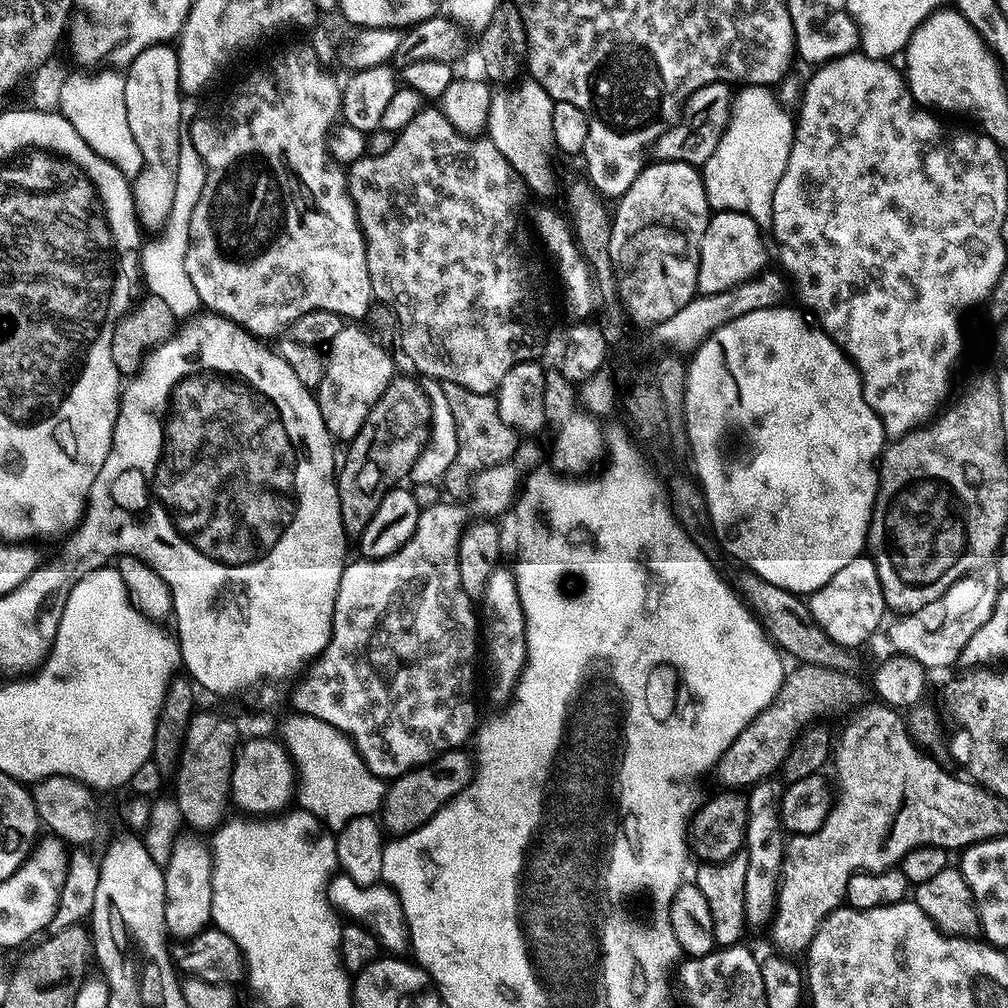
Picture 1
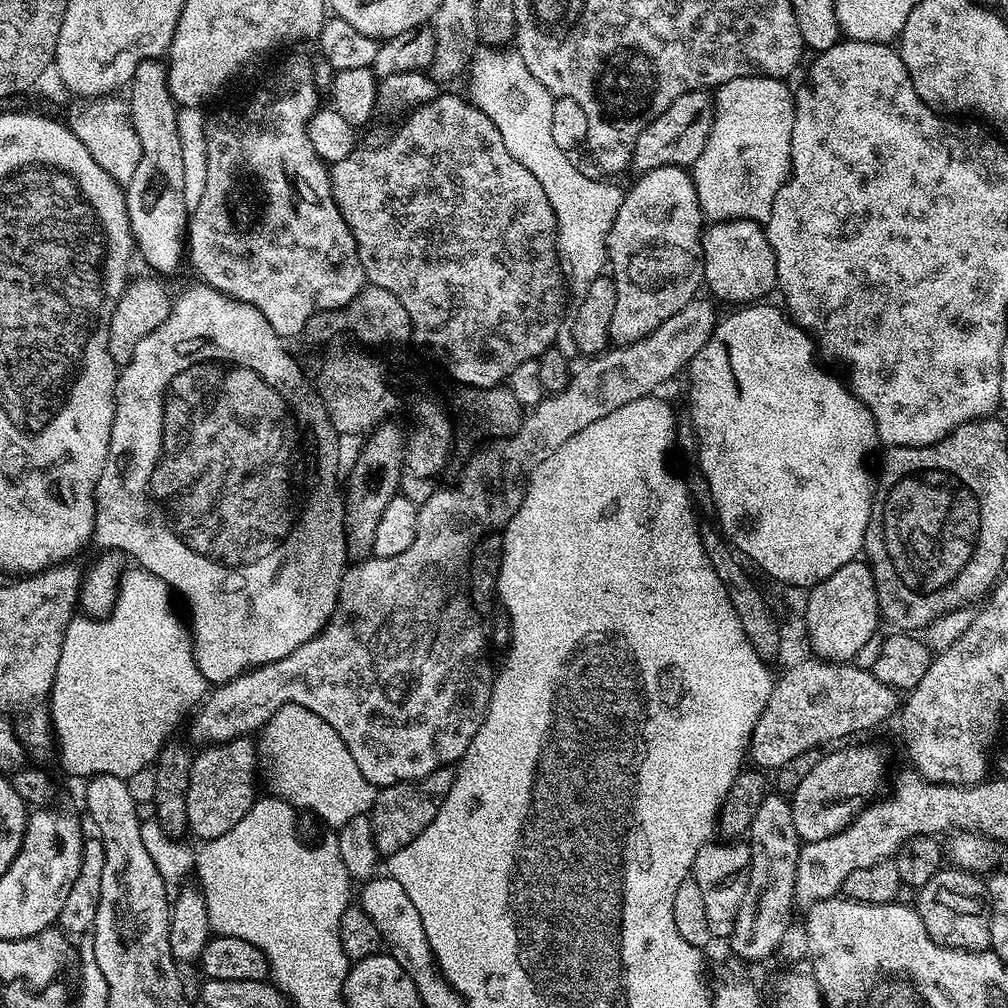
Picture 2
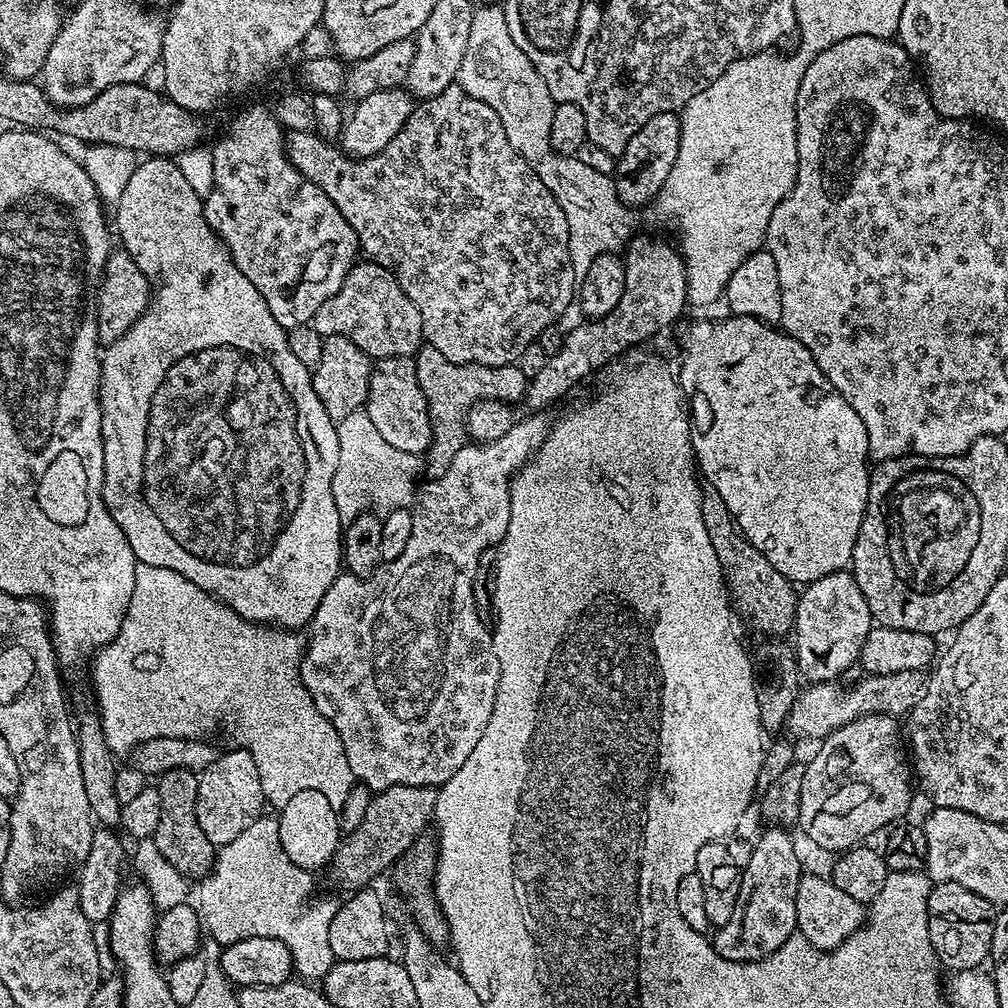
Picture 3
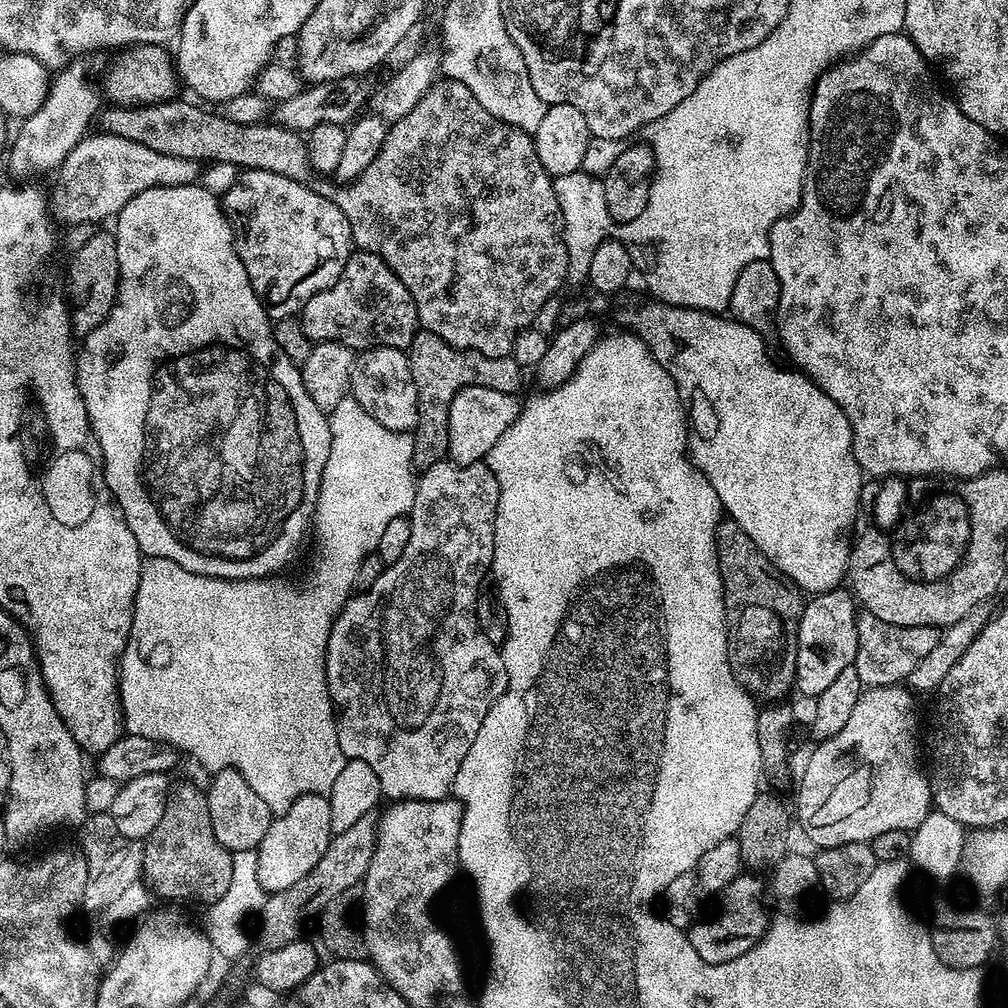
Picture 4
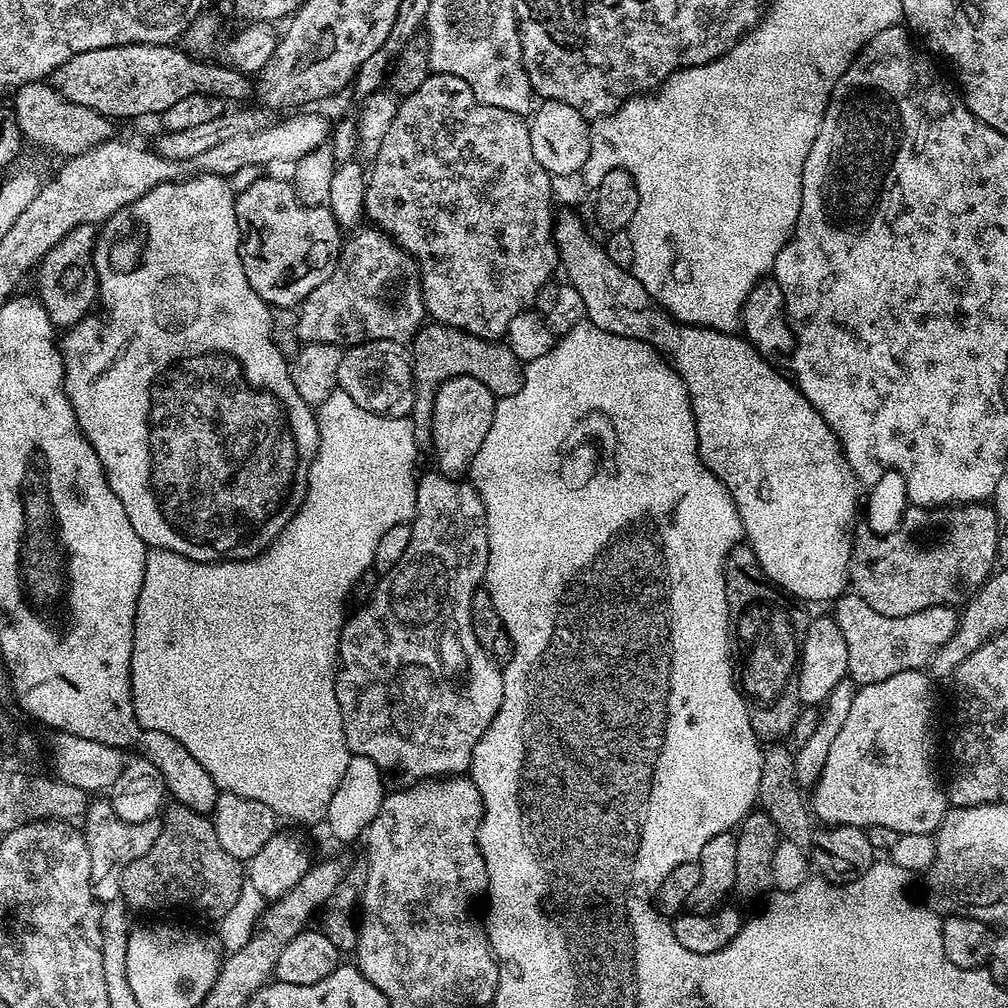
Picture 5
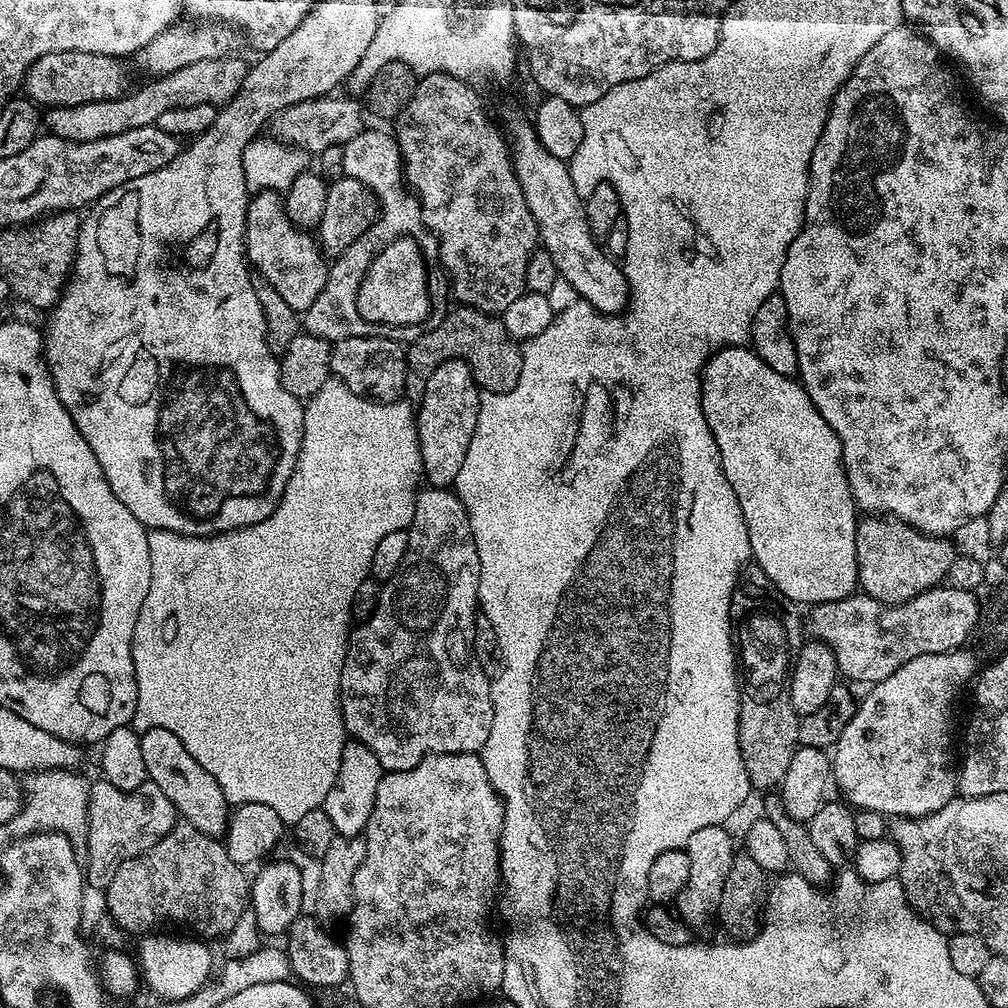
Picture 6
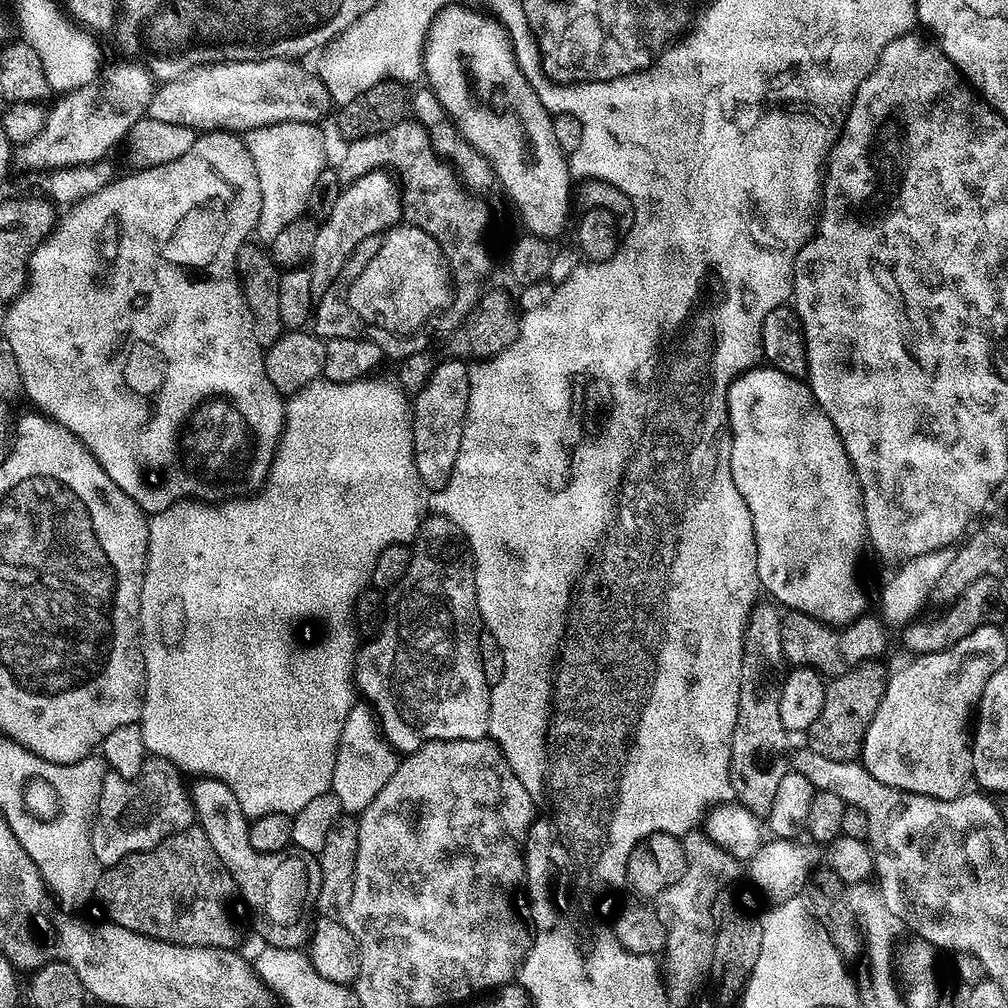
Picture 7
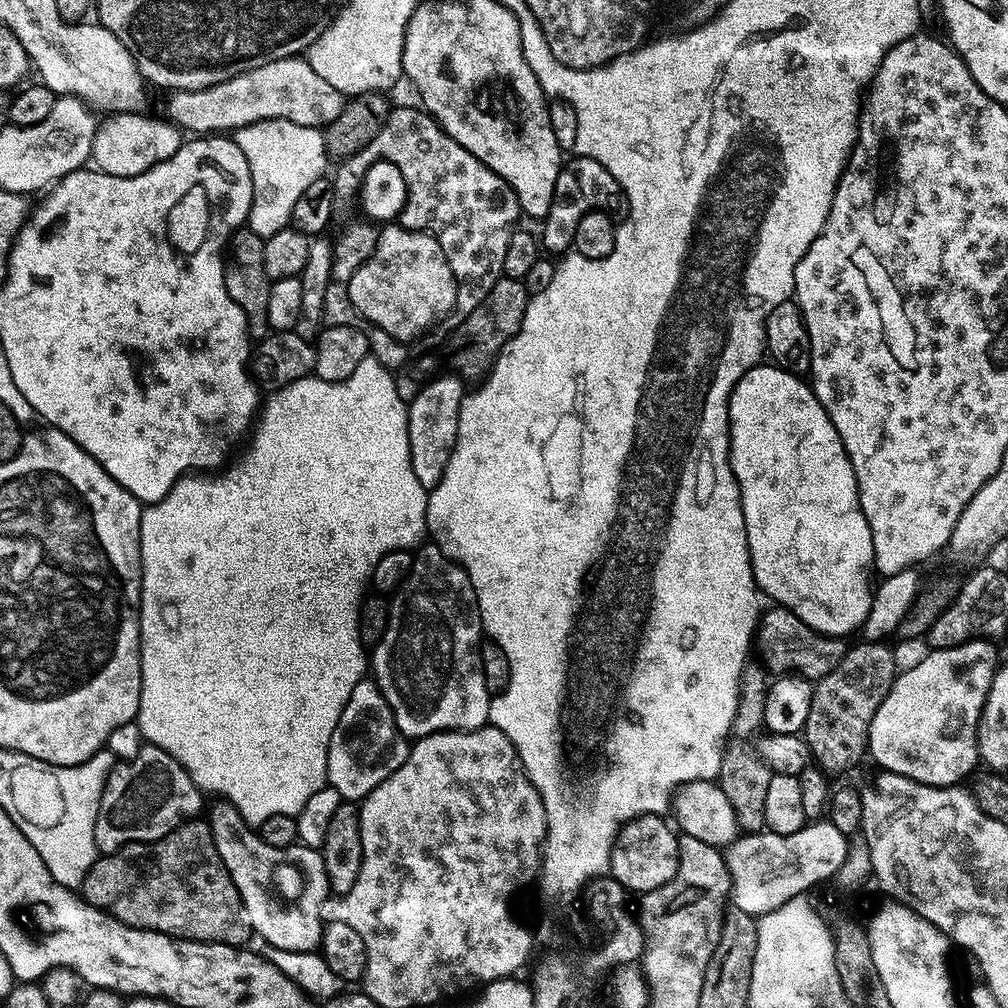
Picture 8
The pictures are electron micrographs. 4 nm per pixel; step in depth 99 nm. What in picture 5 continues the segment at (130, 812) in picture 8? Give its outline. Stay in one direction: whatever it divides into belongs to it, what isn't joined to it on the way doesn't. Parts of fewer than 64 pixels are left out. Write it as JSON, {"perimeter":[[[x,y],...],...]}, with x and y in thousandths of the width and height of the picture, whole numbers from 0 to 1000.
{"perimeter":[[[95,792],[88,797],[87,807],[81,814],[81,824],[85,839],[89,839],[91,888],[96,894],[106,895],[120,888],[125,859],[147,846],[149,839],[153,839],[160,820],[160,814],[155,812],[132,817],[122,814],[112,804],[107,792]]]}

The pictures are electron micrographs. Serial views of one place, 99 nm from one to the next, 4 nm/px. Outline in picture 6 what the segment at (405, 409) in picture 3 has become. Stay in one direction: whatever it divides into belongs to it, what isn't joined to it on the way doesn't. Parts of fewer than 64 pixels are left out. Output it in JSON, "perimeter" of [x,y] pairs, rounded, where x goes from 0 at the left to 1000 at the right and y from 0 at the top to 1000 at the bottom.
{"perimeter":[[[348,333],[329,341],[327,351],[329,373],[343,382],[348,389],[362,393],[365,397],[375,397],[388,401],[401,393],[401,380],[405,370],[405,354],[402,342],[381,333]]]}

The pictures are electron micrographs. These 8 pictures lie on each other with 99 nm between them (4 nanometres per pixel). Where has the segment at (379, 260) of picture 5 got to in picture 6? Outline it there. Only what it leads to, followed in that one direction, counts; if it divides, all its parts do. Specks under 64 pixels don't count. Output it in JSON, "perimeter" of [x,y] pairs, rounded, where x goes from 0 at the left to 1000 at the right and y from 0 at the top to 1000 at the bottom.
{"perimeter":[[[418,204],[413,205],[413,222],[397,222],[397,214],[375,214],[372,221],[337,253],[328,259],[323,276],[323,284],[319,284],[319,292],[312,296],[312,304],[300,311],[300,325],[307,333],[314,333],[323,338],[342,337],[348,333],[370,332],[371,323],[356,313],[353,297],[356,285],[359,284],[362,272],[367,268],[372,256],[385,242],[397,235],[410,233],[420,227]]]}

